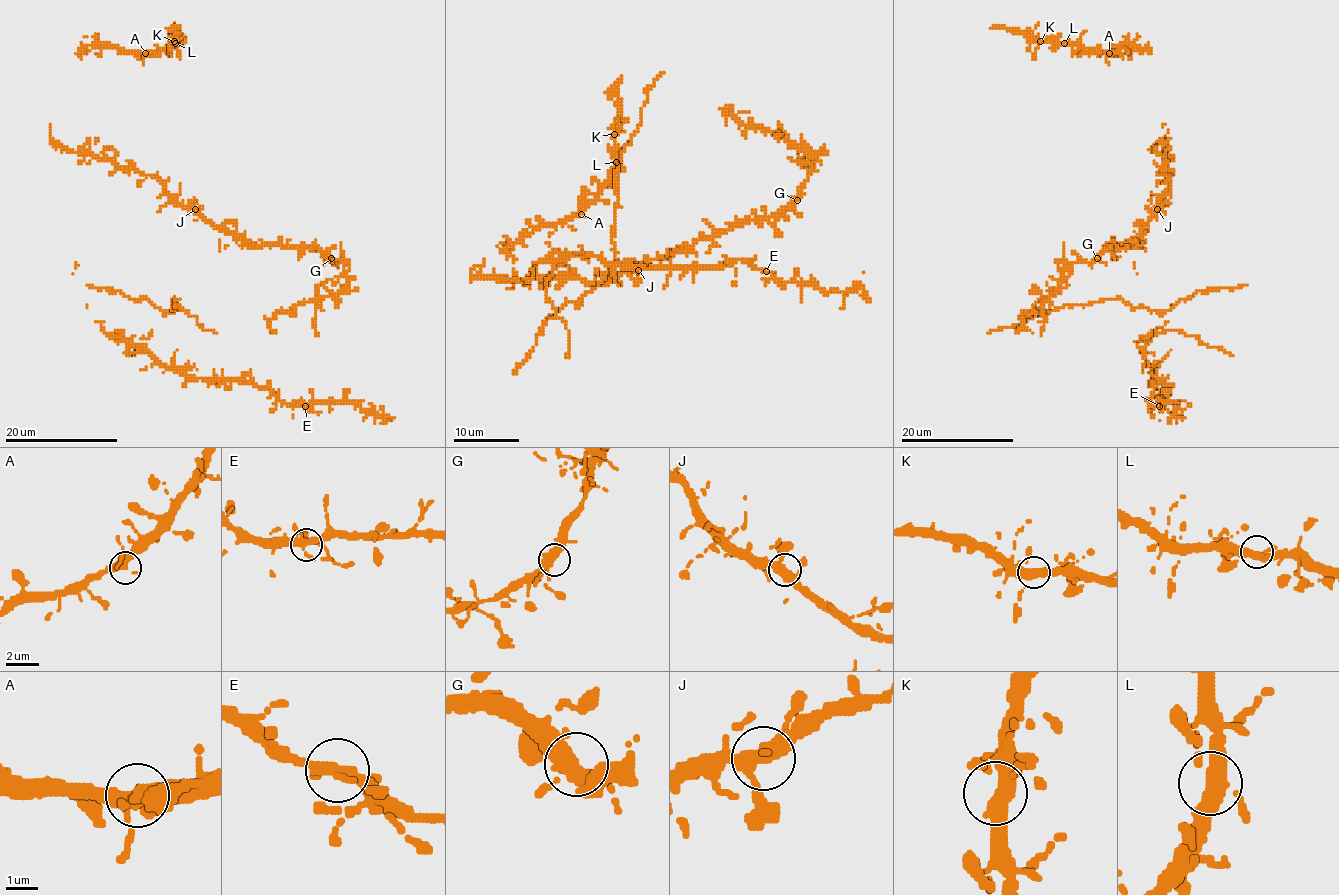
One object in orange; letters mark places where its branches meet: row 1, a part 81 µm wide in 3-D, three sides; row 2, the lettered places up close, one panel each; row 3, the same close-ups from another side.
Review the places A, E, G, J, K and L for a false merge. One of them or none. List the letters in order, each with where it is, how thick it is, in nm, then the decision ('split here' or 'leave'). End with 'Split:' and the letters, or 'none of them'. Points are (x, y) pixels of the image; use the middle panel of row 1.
A: at (581, 214); 360 nm thick; leave
E: at (766, 271); 320 nm thick; leave
G: at (797, 200); 360 nm thick; leave
J: at (638, 270); 360 nm thick; leave
K: at (614, 134); 360 nm thick; leave
L: at (616, 162); 360 nm thick; leave
Split: none of them

